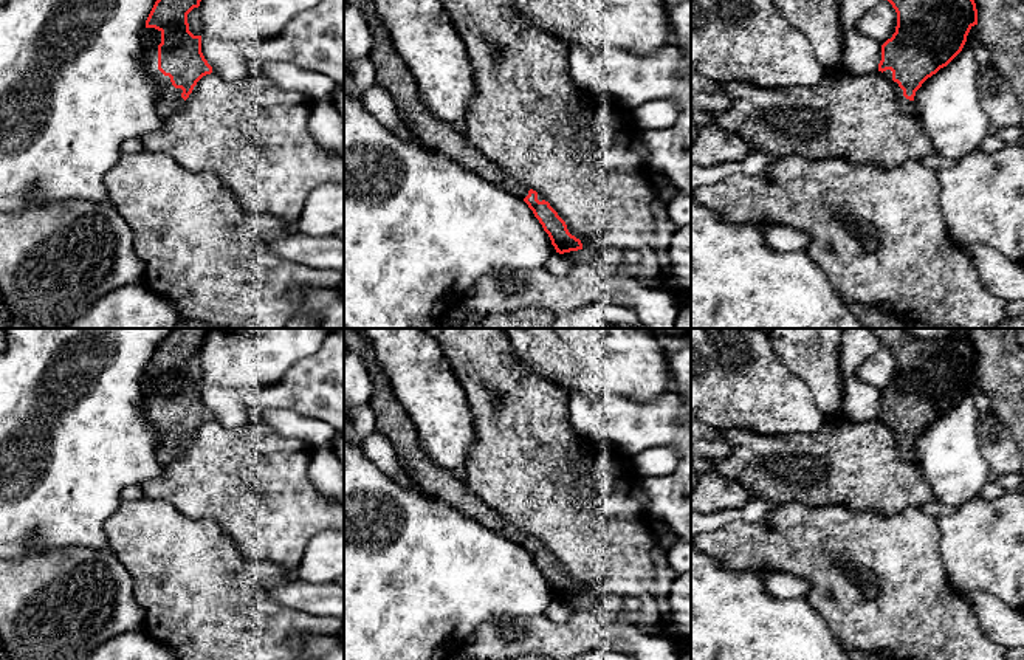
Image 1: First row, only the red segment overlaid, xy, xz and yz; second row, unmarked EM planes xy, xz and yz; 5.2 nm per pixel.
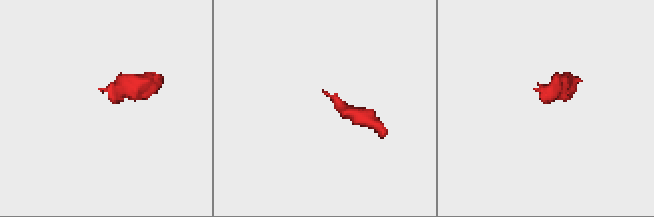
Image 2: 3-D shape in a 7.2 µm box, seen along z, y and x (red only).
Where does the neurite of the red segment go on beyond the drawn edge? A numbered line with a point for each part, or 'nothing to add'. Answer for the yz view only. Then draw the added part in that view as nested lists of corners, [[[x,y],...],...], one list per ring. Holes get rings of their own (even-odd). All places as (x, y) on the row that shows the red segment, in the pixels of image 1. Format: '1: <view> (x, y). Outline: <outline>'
1: yz (907, 106). Outline: [[[886,70],[883,71],[883,74],[886,76],[886,79],[892,84],[894,87],[894,95],[895,95],[895,99],[900,105],[900,110],[906,115],[914,115],[916,113],[916,102],[914,101],[909,101],[903,96],[903,90],[899,87],[897,82],[892,81],[892,71],[891,70]]]

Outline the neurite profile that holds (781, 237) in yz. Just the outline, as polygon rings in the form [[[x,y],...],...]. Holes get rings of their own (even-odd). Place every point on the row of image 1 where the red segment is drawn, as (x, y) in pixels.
[[[765,225],[764,228],[765,240],[768,245],[781,253],[789,253],[798,246],[806,246],[810,242],[810,235],[801,229],[785,226],[785,225]]]

